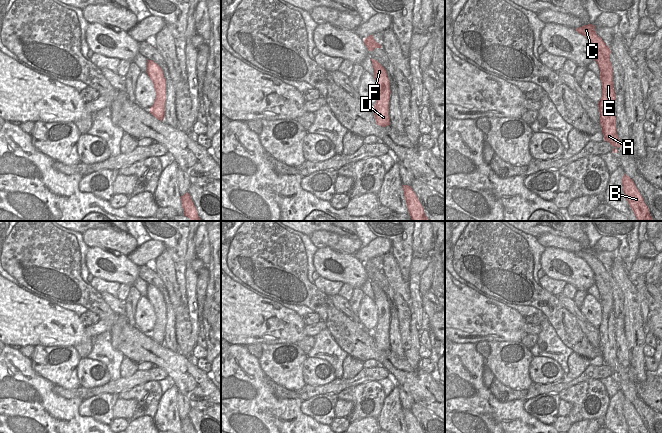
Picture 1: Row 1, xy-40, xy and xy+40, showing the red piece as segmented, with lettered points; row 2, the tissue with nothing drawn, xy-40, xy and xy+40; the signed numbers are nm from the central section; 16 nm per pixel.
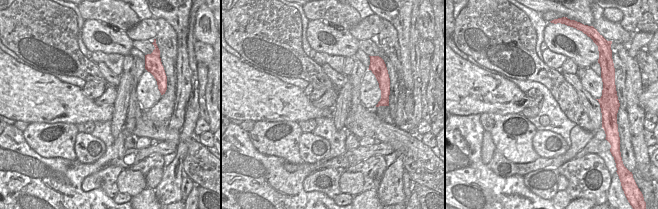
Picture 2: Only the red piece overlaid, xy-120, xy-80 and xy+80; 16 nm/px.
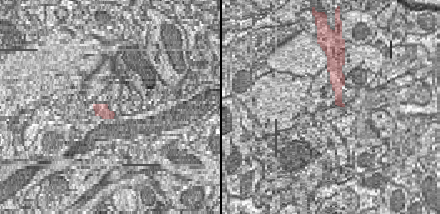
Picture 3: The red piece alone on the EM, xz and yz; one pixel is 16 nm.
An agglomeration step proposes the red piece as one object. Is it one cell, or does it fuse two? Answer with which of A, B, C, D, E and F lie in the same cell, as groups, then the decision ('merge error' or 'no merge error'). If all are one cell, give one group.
groups A B D F / C E; merge error

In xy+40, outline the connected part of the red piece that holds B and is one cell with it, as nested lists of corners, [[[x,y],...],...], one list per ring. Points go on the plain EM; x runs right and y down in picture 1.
[[[624,398],[622,402],[623,415],[632,433],[649,433],[633,403]]]

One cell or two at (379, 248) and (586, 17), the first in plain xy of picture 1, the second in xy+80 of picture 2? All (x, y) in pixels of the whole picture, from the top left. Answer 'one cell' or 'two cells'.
two cells

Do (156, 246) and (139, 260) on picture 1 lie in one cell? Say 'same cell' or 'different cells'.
same cell

